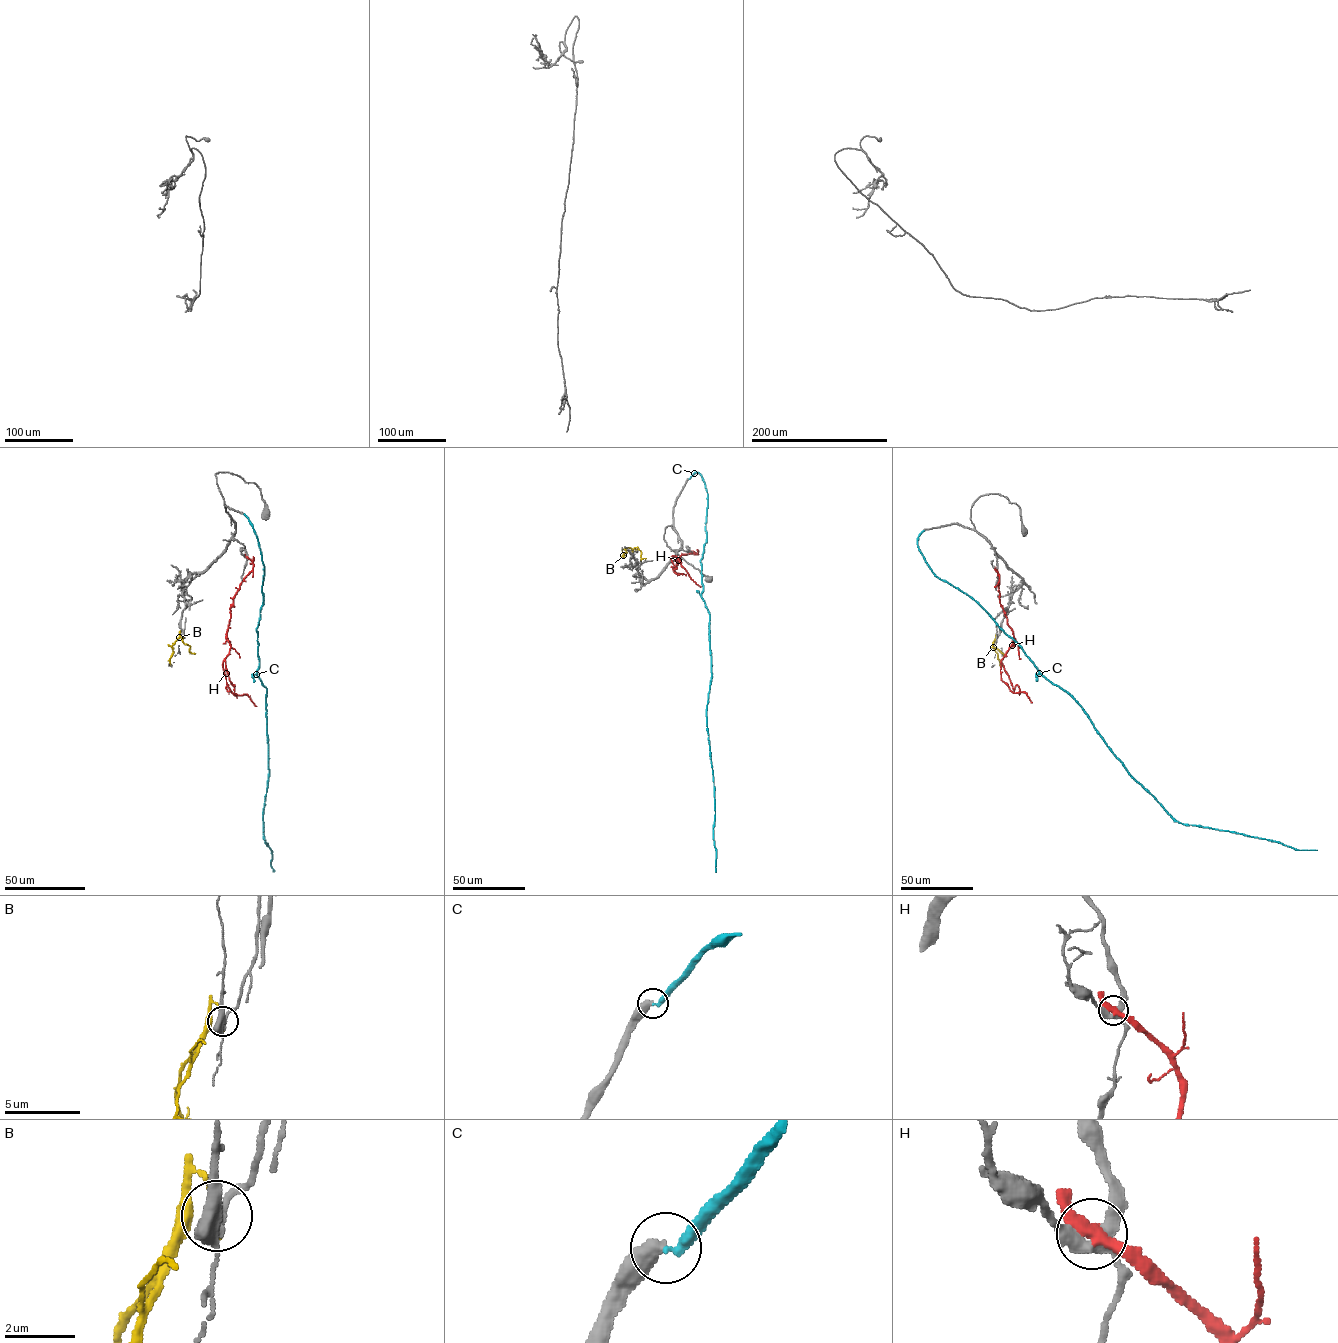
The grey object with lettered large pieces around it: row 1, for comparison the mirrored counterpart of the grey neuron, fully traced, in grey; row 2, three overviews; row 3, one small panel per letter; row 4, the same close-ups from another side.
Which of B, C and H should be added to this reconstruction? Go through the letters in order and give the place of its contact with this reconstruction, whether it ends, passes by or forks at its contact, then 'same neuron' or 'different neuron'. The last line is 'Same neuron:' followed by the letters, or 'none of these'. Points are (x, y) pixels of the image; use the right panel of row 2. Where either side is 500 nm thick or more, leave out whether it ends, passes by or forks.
B: contact (997, 638); it ends; different neuron
C: contact (923, 531); it ends; different neuron
H: contact (996, 569); it passes by; different neuron
Same neuron: none of these

